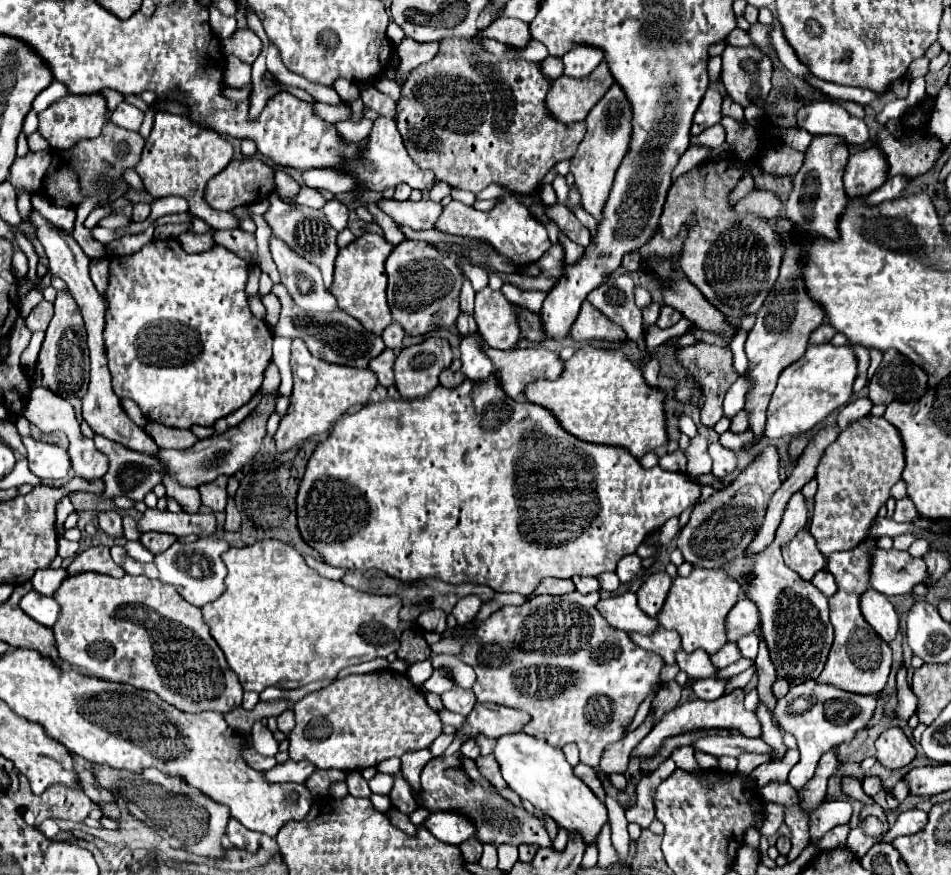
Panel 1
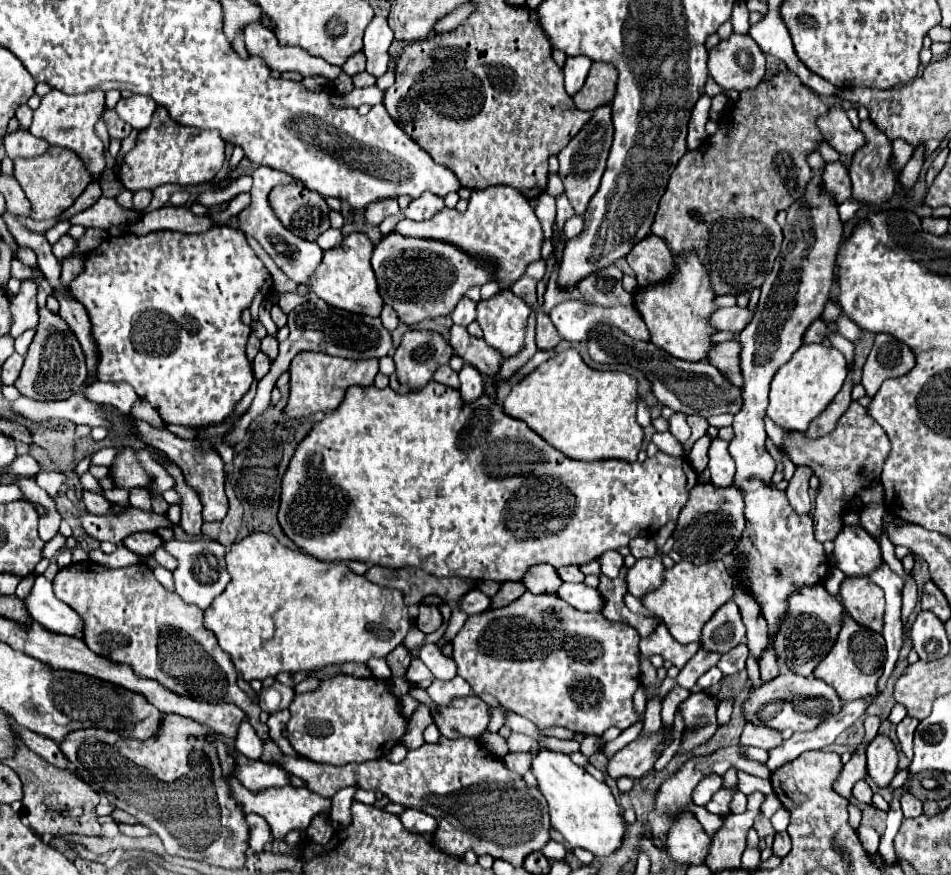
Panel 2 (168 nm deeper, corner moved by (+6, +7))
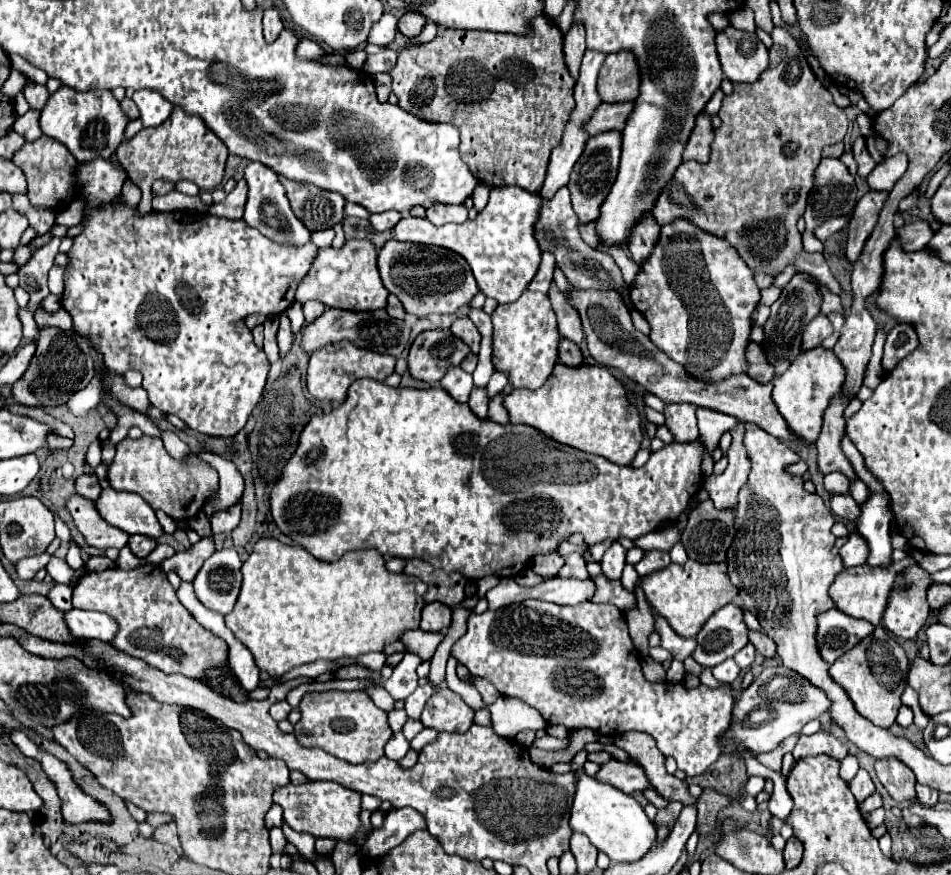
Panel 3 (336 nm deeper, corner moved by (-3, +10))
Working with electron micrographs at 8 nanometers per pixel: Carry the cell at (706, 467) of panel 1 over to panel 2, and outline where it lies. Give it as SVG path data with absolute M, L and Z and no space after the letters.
M674 413L670 419L668 419L668 425L670 425L670 433L680 441L688 441L690 437L690 427L686 423L686 415L684 413Z

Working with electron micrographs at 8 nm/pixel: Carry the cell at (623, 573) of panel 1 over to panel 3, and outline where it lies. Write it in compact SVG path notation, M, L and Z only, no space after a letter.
M613 542L611 548L603 554L603 560L601 560L601 568L603 568L603 574L607 578L621 578L621 572L623 572L623 566L625 566L625 548L619 544L619 542Z

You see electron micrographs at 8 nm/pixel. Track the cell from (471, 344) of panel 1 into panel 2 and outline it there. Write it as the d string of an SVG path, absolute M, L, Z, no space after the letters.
M464 365L460 371L460 397L462 403L472 403L484 395L484 383L478 369L472 369L472 365Z

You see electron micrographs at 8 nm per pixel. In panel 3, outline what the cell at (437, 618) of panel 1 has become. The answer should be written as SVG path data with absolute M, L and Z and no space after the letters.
M431 602L423 608L421 630L425 632L443 632L451 624L451 608L441 602Z

